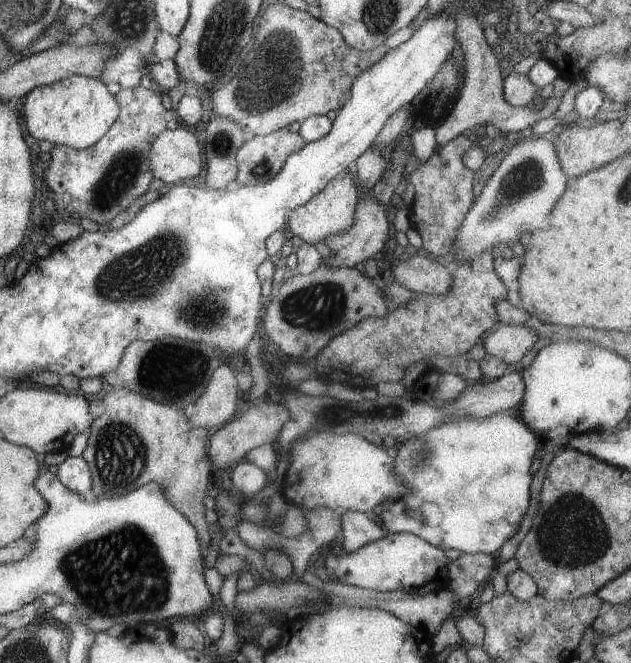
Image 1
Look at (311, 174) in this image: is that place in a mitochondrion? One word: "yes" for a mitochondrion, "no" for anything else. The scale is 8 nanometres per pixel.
no

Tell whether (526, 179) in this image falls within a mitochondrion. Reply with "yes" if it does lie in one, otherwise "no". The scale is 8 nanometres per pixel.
yes

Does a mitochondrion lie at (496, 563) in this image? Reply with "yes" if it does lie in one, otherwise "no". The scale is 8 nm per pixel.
no

